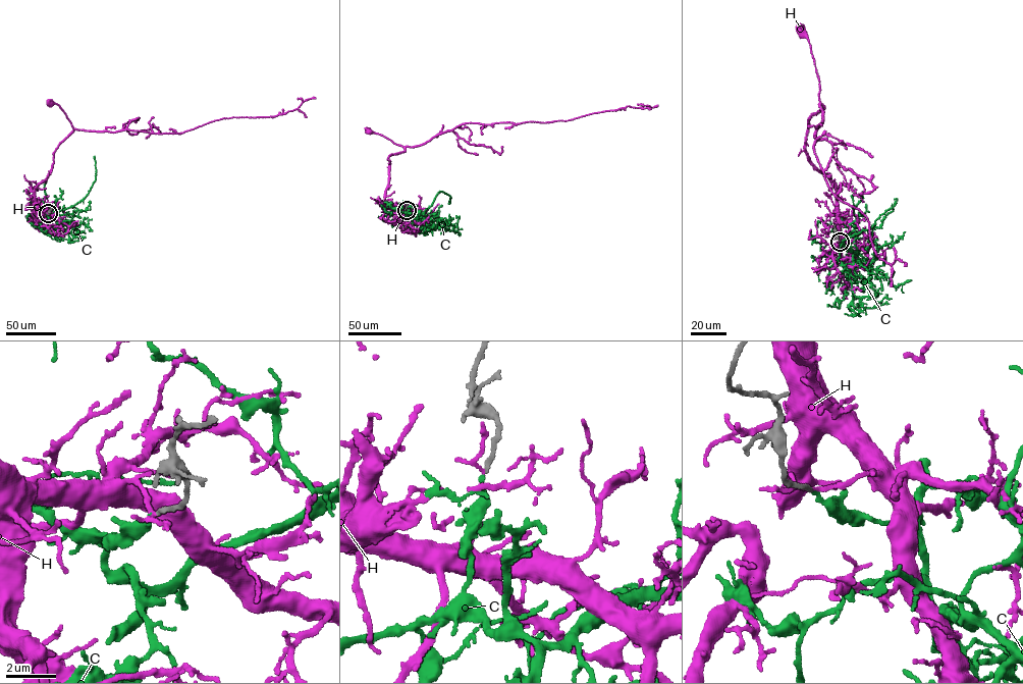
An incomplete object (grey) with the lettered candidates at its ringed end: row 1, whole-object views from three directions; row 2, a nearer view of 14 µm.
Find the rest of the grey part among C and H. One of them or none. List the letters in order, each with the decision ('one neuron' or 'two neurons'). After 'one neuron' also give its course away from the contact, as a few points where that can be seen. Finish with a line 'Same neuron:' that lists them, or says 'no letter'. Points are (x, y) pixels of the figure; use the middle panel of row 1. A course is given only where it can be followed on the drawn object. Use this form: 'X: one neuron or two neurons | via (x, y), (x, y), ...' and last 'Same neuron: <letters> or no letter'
C: one neuron | via (407, 210), (407, 217), (420, 217), (441, 191), (450, 197), (448, 201)
H: two neurons
Same neuron: C

